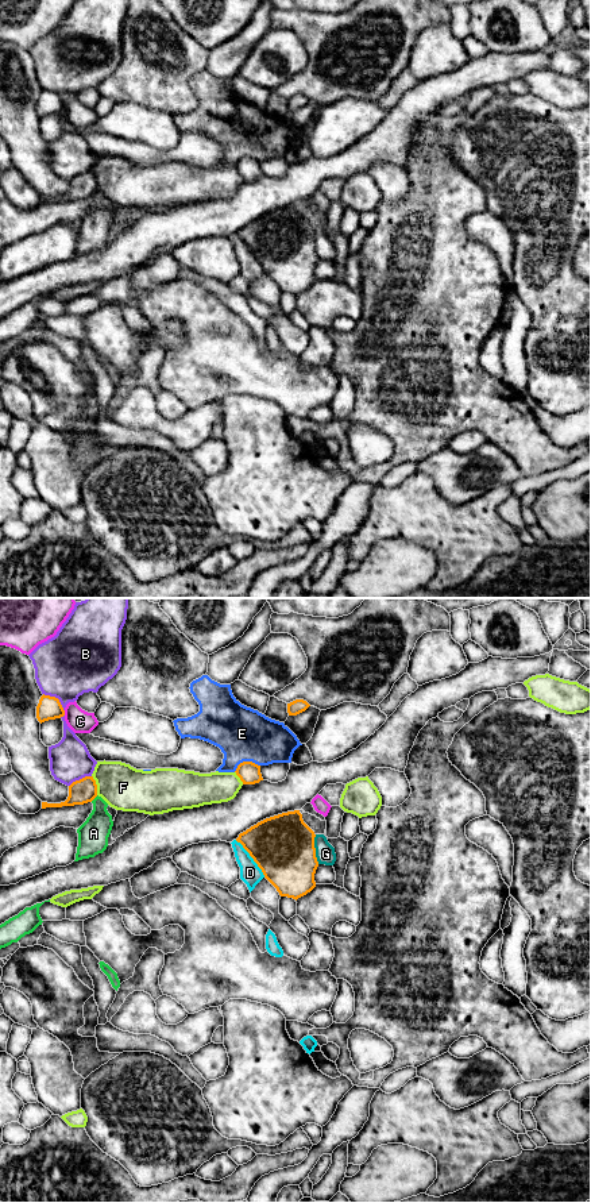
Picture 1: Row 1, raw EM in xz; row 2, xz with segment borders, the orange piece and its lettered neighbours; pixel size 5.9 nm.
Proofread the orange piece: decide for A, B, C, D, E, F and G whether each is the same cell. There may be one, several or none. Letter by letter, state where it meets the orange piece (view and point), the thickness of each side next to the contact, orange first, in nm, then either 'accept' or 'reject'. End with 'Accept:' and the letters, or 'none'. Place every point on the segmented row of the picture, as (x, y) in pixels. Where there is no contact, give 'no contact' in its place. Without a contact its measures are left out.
A: contact xz (93, 798); calibres 150 and 180 nm; reject
B: contact xz (57, 698); calibres 140 and 380 nm; reject
C: contact xz (64, 713); calibres 140 and 140 nm; reject
D: contact xz (251, 856); calibres 360 and 120 nm; reject
E: contact xz (246, 762); calibres 130 and 320 nm; reject
F: contact xz (96, 785); calibres 150 and 280 nm; reject
G: contact xz (315, 849); calibres 360 and 110 nm; reject
Accept: none

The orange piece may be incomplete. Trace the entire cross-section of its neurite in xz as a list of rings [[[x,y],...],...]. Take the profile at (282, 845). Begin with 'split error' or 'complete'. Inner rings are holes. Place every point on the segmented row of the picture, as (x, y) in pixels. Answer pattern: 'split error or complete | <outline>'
complete | [[[300,810],[266,818],[236,838],[250,853],[264,878],[281,897],[298,899],[316,887],[314,874],[318,867],[314,848],[314,832],[304,822]]]

